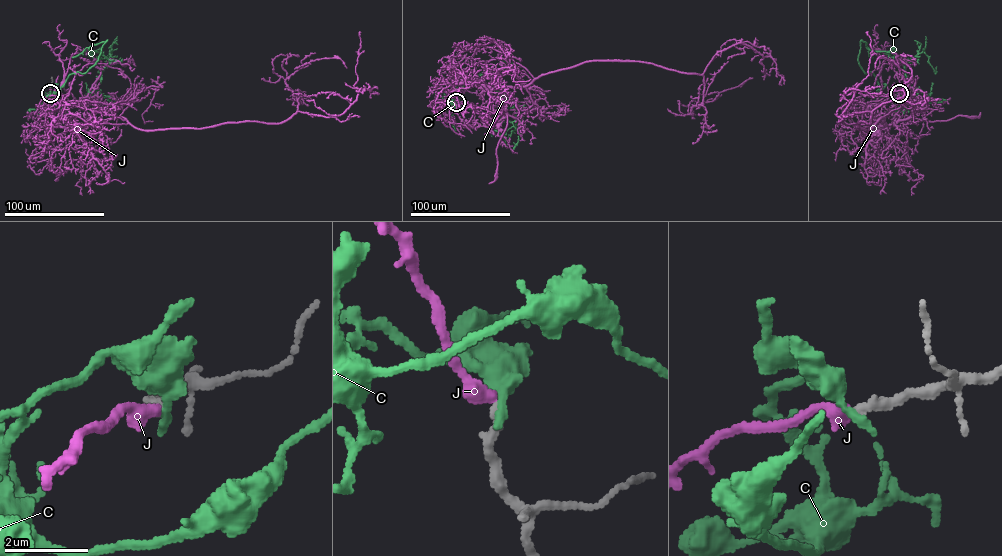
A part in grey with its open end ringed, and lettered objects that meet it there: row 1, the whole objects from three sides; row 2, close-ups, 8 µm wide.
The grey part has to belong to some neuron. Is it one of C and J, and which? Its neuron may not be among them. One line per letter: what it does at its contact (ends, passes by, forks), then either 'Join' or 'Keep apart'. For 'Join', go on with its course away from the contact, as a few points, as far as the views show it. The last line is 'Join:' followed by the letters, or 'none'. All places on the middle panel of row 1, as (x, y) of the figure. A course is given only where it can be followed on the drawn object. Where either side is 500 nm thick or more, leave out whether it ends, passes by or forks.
C: It ends there. Keep apart
J: It ends there. Join. Its course: (456, 102), (454, 85), (527, 86), (593, 61), (702, 74), (739, 43), (764, 57), (766, 71)
Join: J

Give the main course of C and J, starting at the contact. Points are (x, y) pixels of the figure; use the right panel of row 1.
C: (899, 94), (883, 95), (873, 74), (862, 69), (861, 40), (903, 60), (906, 81), (918, 95), (946, 100)
J: (899, 93), (880, 128), (883, 117), (858, 128), (870, 111), (840, 117), (868, 75), (868, 31)

